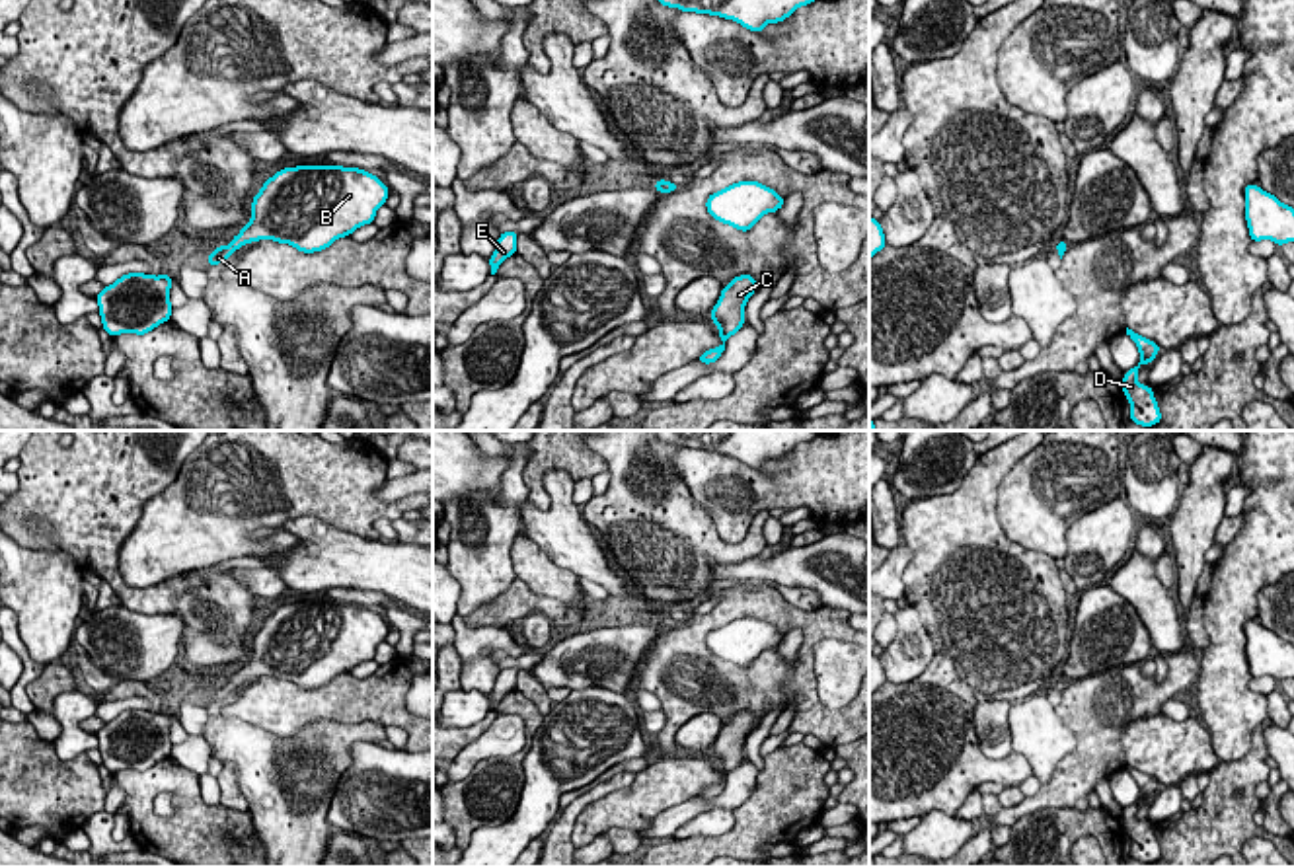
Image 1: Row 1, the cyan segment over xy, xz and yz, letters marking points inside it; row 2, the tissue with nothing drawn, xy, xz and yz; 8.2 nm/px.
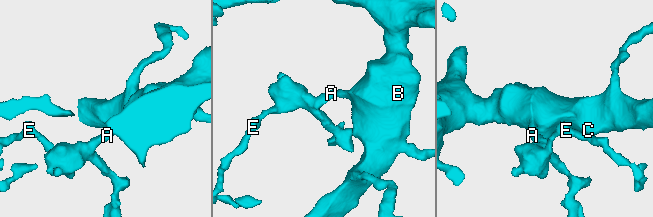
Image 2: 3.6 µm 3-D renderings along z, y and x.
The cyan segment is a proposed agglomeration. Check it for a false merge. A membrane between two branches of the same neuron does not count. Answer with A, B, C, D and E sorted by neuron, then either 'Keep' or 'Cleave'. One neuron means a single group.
Groups: A B C D E. Keep

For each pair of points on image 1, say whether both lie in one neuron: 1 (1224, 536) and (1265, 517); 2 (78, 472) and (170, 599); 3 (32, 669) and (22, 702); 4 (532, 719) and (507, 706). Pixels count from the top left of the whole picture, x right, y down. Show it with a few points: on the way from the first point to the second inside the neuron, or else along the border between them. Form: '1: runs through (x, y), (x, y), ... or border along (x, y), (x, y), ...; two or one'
1: border along (1242, 511), (1242, 528), (1224, 546); two
2: runs through (92, 513), (94, 544), (114, 579), (129, 595); one
3: runs through (28, 677), (22, 682), (22, 694); one
4: runs through (527, 714), (513, 706); one

